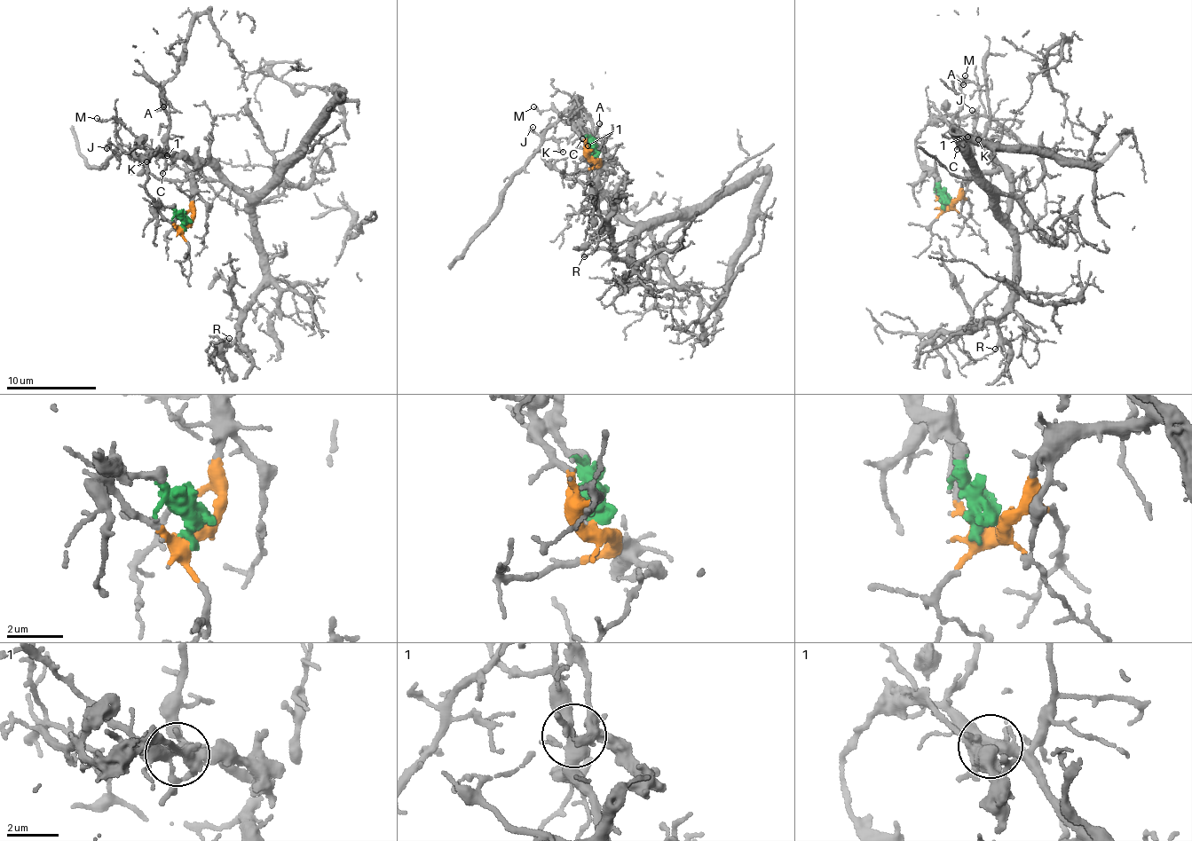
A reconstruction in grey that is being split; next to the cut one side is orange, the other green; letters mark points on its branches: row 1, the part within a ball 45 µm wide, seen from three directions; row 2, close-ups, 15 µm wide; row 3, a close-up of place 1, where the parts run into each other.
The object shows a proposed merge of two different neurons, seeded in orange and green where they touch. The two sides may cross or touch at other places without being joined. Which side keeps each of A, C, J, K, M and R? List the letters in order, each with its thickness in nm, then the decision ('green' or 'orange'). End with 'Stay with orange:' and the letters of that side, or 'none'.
A: calibre 160 nm; orange
C: calibre 200 nm; orange
J: calibre 120 nm; green
K: calibre 130 nm; green
M: calibre 110 nm; orange
R: calibre 130 nm; orange
Stay with orange: A, C, M, R

